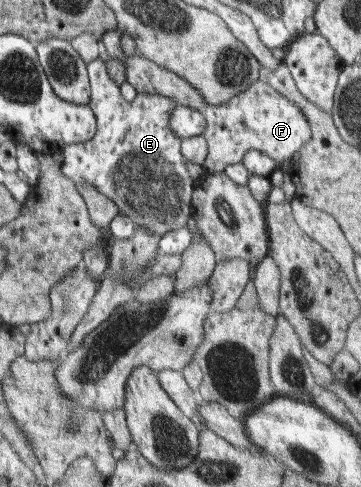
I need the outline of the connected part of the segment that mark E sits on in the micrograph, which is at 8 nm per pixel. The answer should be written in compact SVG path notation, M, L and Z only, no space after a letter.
M100 58L87 63L87 72L89 106L97 119L97 130L92 139L64 148L62 174L74 182L78 191L84 182L94 186L135 226L144 226L158 237L187 226L195 203L196 181L190 177L180 153L182 139L170 127L171 113L179 103L154 94L137 94L132 101L126 101L119 83L111 78L107 65Z

